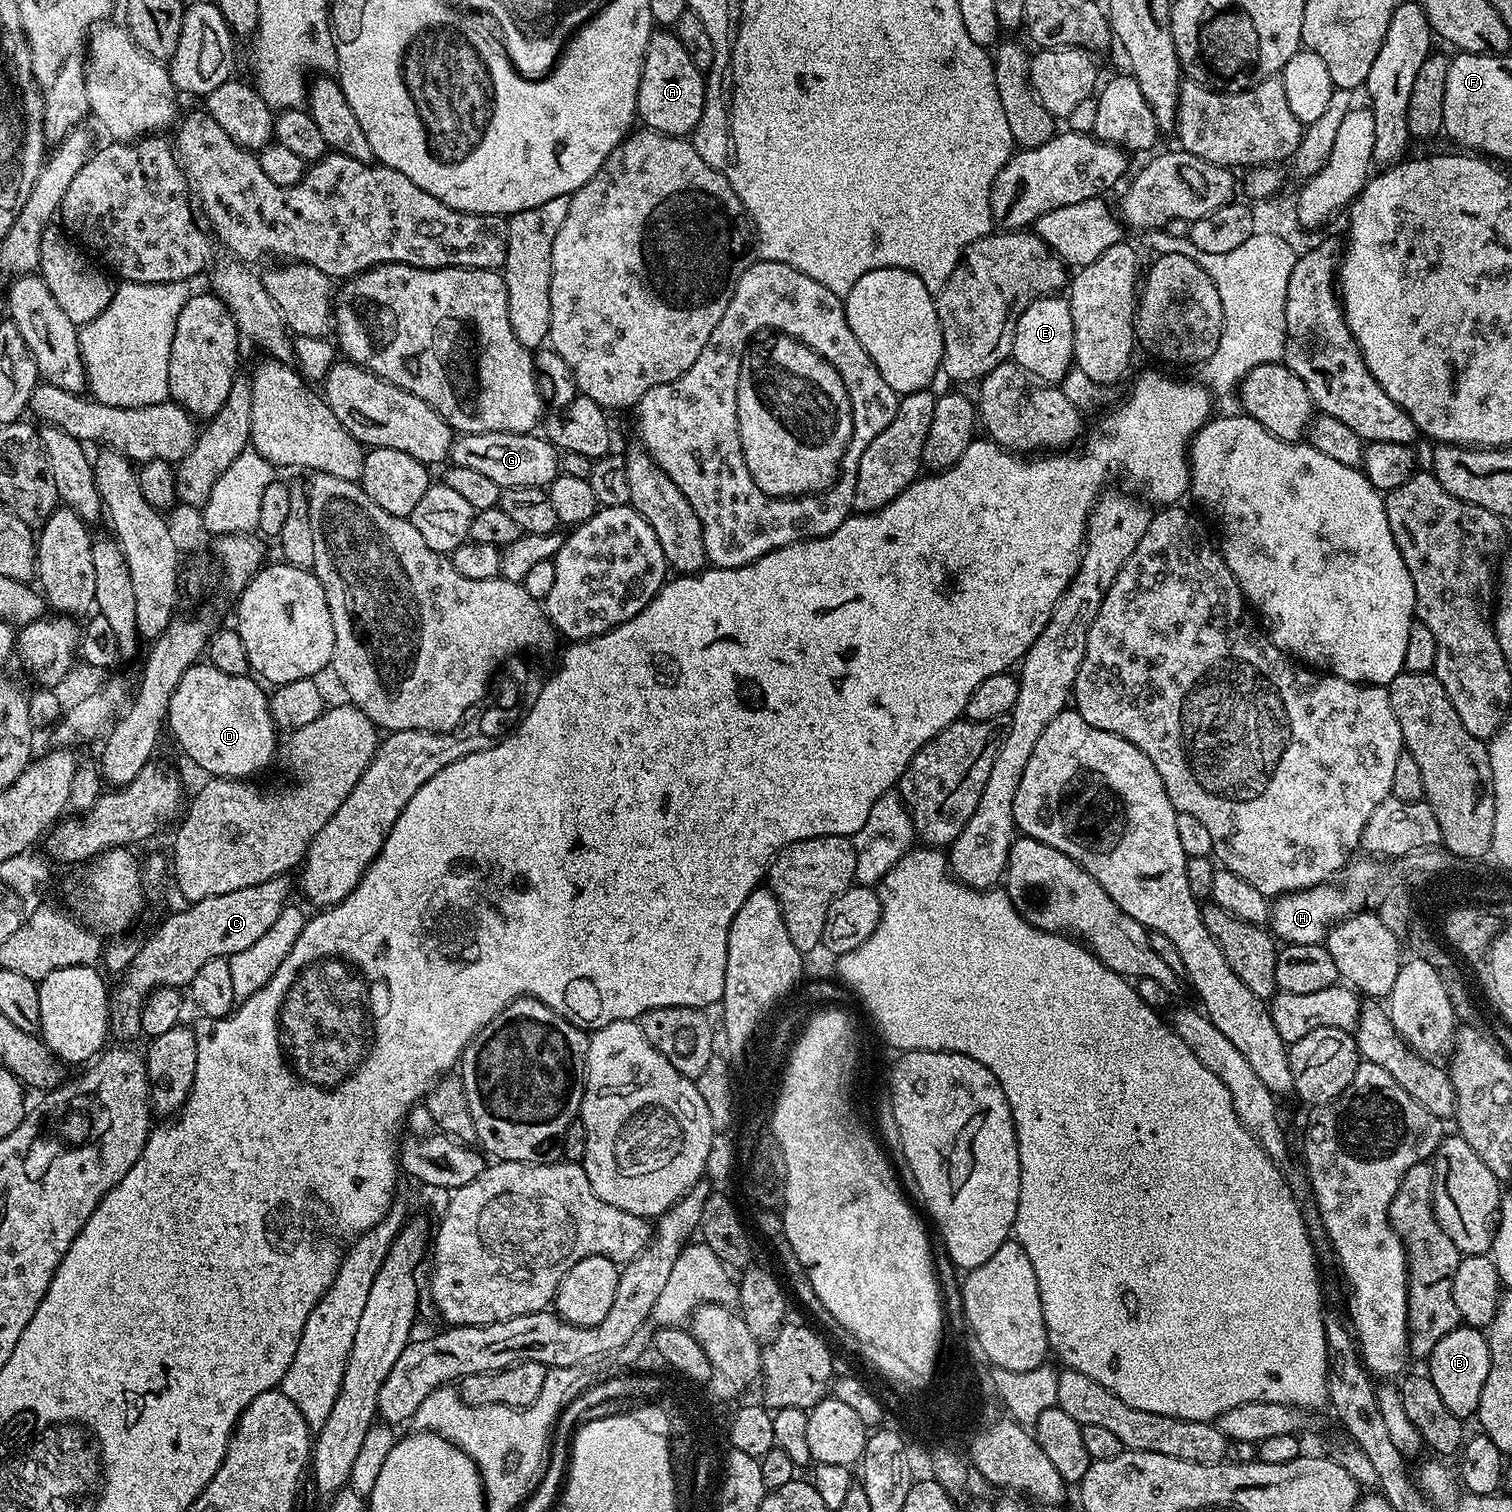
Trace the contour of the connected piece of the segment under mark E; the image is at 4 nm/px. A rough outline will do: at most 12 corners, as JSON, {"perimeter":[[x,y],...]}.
{"perimeter":[[1060,294],[1018,318],[1010,356],[1059,385],[1074,367],[1074,318]]}

